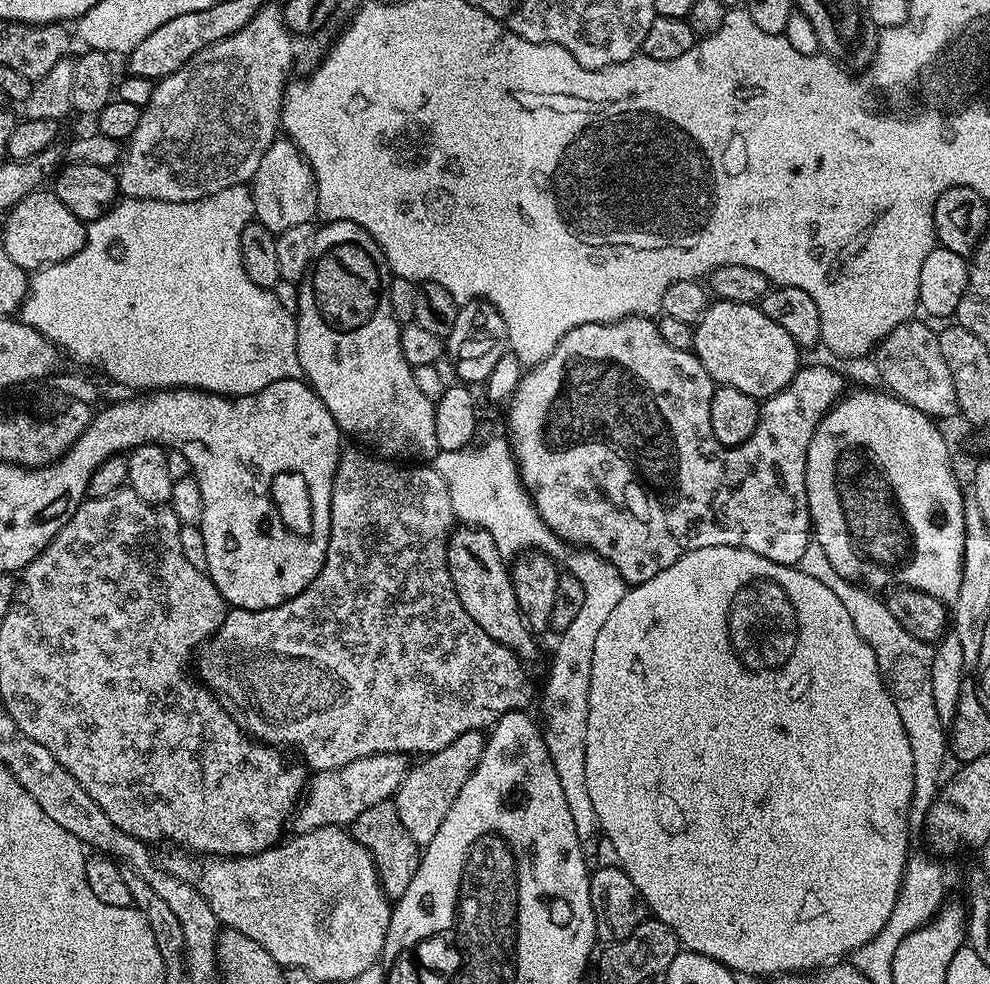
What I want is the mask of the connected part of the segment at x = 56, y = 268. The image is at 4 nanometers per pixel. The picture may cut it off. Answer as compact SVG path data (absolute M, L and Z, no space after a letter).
M251 187L227 188L210 198L202 198L194 202L166 202L165 200L130 200L121 199L112 205L111 210L102 214L102 218L91 221L87 225L86 242L74 258L63 260L57 264L48 264L31 273L28 282L28 294L18 309L19 319L34 330L38 330L64 352L72 360L80 364L93 364L101 368L112 380L117 380L128 390L163 390L166 388L199 388L202 392L217 392L219 396L238 397L254 394L270 382L283 380L299 380L302 373L298 362L298 346L296 345L296 325L264 324L265 293L257 289L250 278L246 278L246 270L242 266L242 250L240 235L246 226L253 223L256 211L252 201Z

